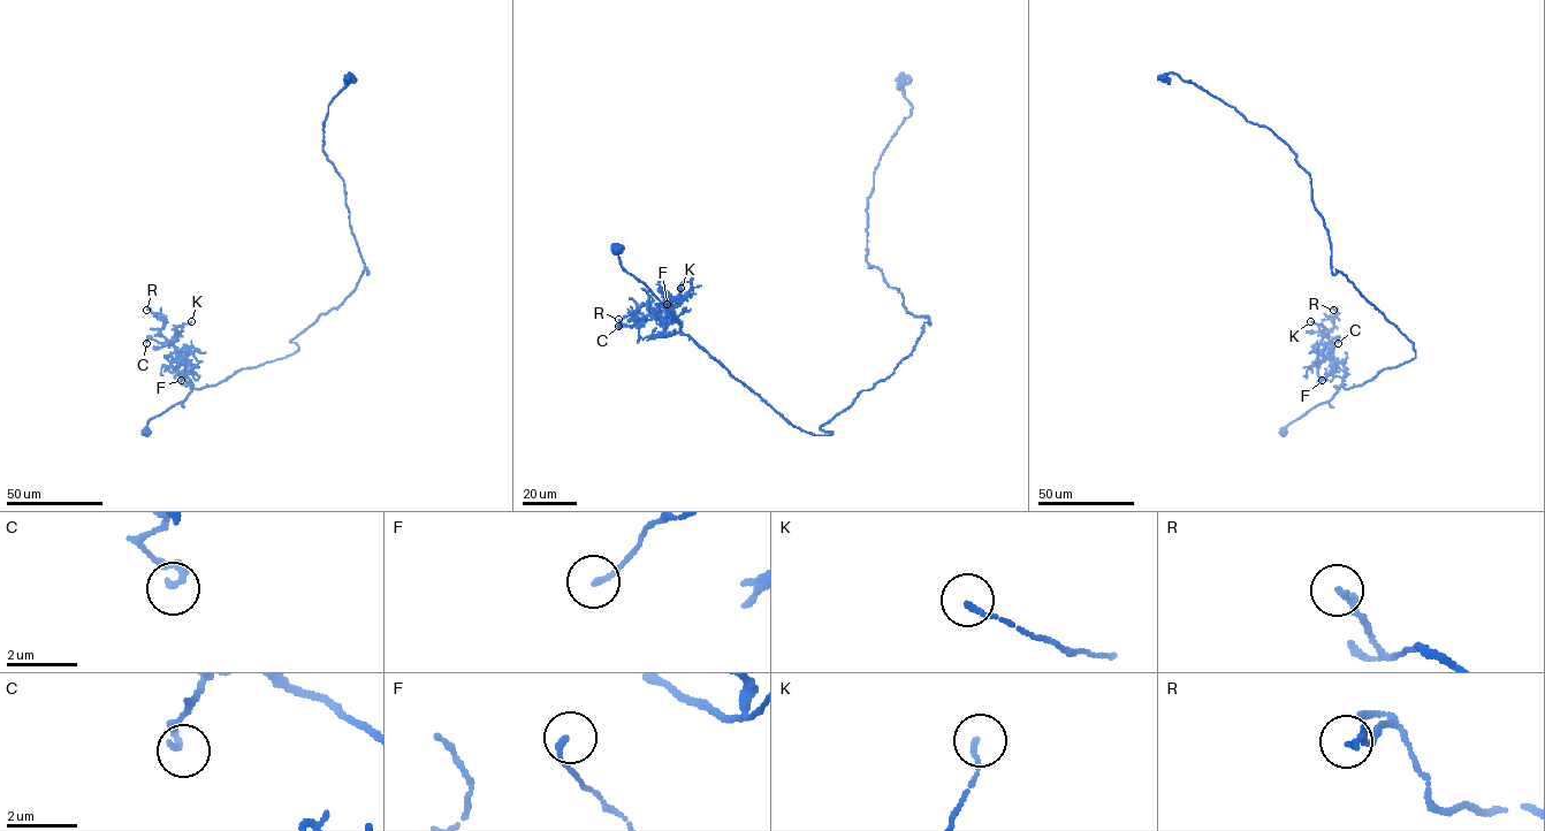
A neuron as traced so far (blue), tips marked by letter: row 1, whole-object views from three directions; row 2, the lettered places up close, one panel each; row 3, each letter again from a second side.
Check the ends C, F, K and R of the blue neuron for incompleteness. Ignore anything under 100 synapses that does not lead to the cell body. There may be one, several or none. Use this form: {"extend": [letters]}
{"extend": []}

